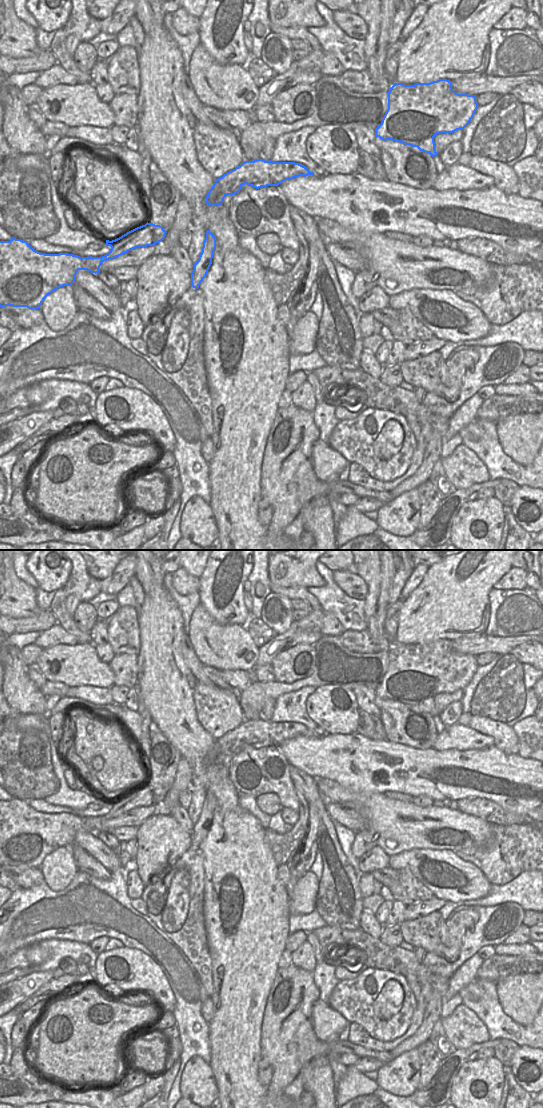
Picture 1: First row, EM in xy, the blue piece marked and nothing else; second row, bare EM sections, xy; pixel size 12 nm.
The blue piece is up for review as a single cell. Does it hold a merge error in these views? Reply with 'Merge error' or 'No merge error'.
Merge error

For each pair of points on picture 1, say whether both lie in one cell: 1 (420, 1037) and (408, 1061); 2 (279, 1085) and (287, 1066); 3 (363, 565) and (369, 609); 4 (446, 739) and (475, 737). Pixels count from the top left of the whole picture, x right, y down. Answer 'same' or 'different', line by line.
1: different
2: same
3: same
4: same

